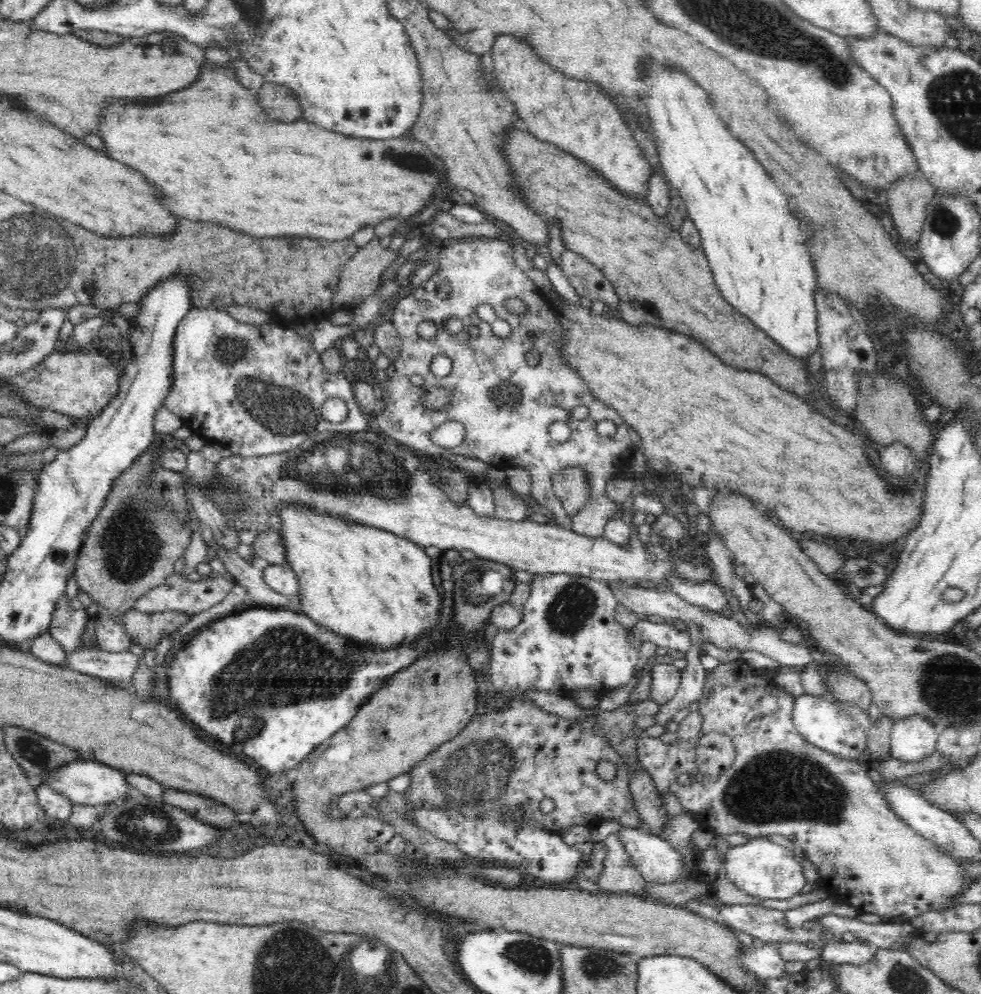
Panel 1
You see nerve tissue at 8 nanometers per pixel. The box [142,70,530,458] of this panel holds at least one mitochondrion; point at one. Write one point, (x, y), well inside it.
(284, 411)

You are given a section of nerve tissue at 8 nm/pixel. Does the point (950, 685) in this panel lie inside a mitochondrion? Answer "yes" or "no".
yes

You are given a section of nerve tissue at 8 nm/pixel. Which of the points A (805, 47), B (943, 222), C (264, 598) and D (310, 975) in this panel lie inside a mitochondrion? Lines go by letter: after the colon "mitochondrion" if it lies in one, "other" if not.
A: mitochondrion
B: mitochondrion
C: other
D: mitochondrion

